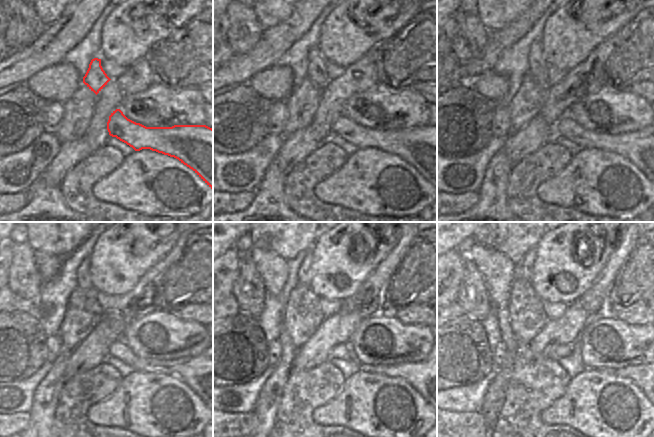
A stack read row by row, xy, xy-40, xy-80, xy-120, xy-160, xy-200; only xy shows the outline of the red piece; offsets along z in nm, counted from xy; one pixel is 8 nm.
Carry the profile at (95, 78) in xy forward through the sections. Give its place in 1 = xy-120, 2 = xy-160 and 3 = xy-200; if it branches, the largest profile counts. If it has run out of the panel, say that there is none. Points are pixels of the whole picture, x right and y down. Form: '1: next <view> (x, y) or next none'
1: next xy-120 (83, 277)
2: next xy-160 (304, 274)
3: next xy-200 (528, 272)

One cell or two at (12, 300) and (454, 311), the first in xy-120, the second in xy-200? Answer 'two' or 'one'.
one

